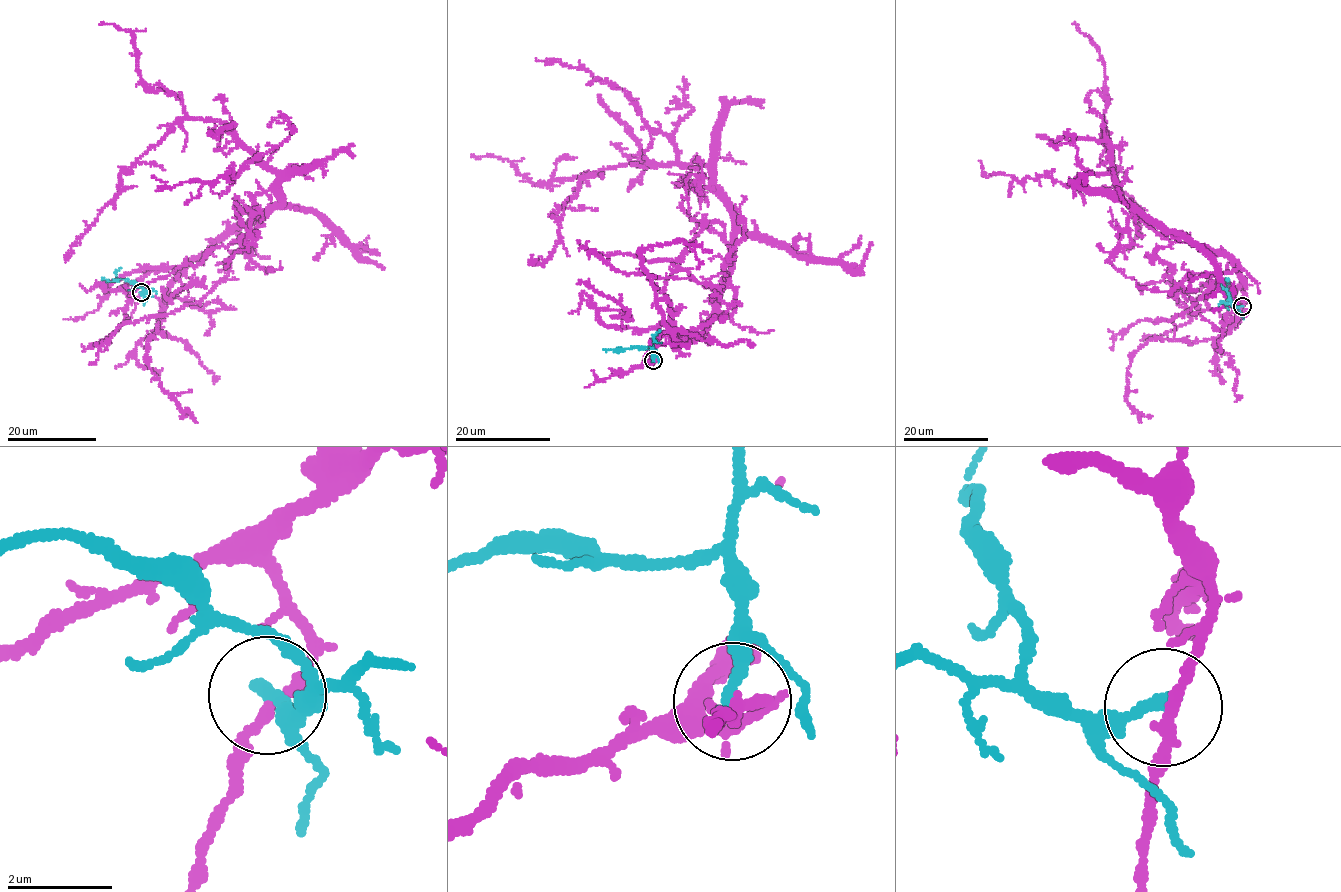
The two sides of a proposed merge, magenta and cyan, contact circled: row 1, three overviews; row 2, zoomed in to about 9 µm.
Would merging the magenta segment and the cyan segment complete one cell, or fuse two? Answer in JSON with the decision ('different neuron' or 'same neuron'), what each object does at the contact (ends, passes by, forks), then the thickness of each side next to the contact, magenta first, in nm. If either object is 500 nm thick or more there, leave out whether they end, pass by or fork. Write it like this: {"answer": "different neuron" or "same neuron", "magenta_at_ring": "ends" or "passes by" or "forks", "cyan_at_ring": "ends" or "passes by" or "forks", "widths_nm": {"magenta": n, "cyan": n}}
{"answer": "different neuron", "magenta_at_ring": "passes by", "cyan_at_ring": "ends", "widths_nm": {"magenta": 200, "cyan": 280}}

